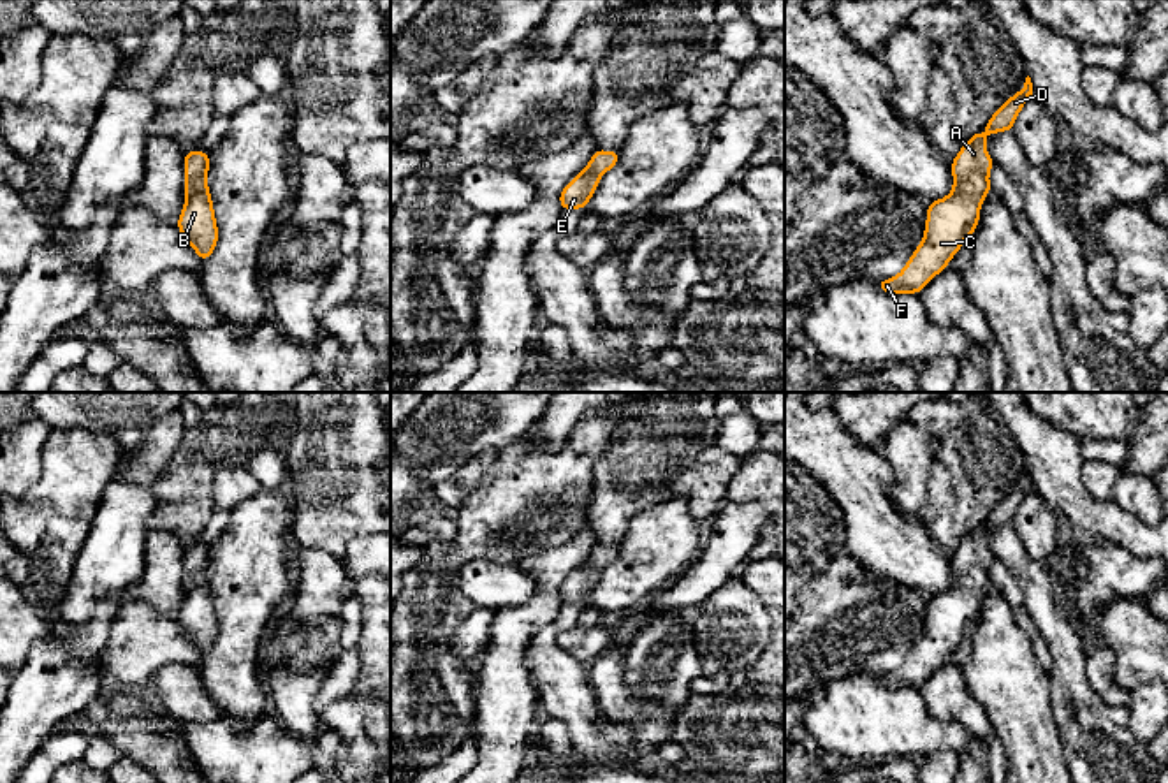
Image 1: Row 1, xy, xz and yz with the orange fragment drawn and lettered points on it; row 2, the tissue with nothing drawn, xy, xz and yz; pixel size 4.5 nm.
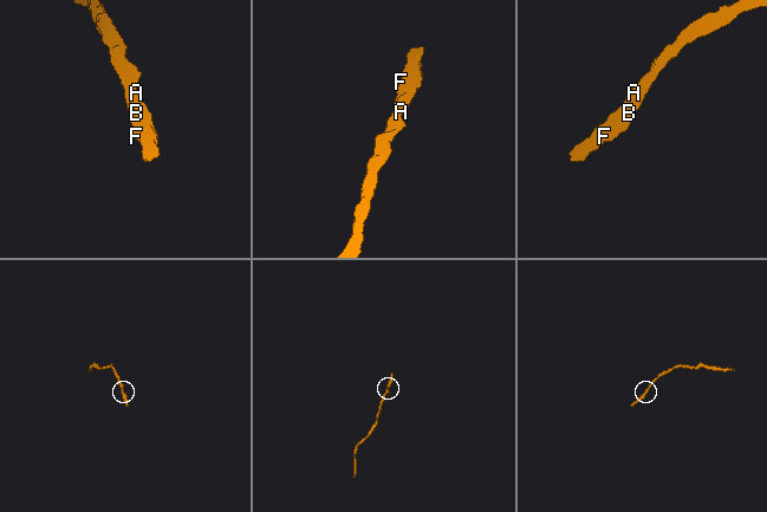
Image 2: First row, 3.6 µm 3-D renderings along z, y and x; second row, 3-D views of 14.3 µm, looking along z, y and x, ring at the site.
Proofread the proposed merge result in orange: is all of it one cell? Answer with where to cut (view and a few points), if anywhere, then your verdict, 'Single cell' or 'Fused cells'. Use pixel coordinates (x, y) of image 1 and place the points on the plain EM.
No split. Single cell

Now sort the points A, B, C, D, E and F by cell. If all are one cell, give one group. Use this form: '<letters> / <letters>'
A B C D E F

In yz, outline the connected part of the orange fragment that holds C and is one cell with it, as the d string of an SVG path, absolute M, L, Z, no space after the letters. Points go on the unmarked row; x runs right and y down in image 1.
M1031 472L1024 482L1010 491L989 514L985 526L975 526L952 554L953 584L939 595L929 596L923 633L909 651L904 663L890 672L876 676L888 688L918 688L950 653L960 644L966 632L975 628L980 600L990 584L989 567L994 554L987 547L985 531L996 526L1013 524L1013 517L1033 489Z

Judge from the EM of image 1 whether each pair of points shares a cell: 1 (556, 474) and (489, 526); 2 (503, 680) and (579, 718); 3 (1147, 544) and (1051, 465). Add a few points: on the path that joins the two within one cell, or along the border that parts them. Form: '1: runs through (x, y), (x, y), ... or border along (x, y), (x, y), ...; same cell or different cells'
1: runs through (540, 490), (505, 518); same cell
2: border along (525, 660), (542, 715); different cells
3: runs through (1123, 528), (1098, 518), (1070, 490); same cell

